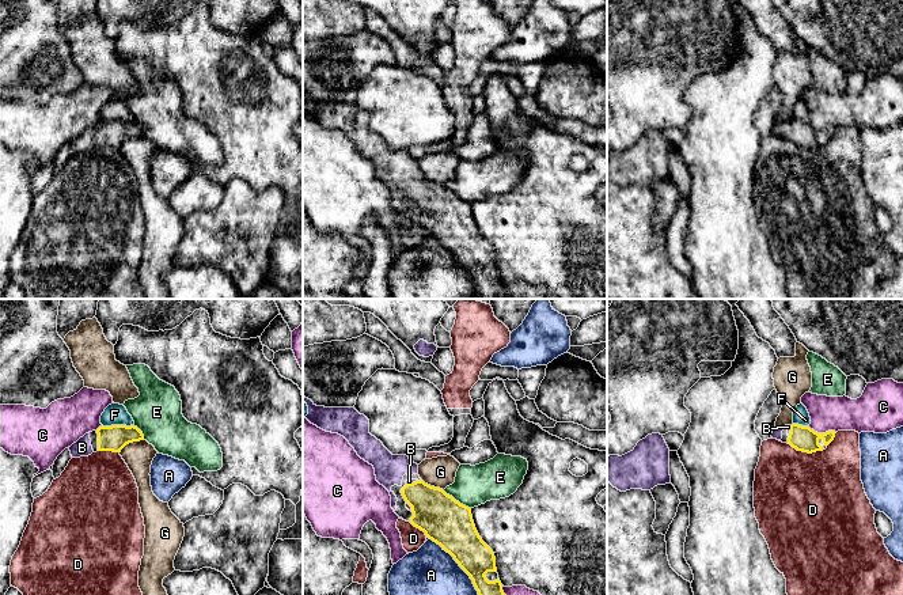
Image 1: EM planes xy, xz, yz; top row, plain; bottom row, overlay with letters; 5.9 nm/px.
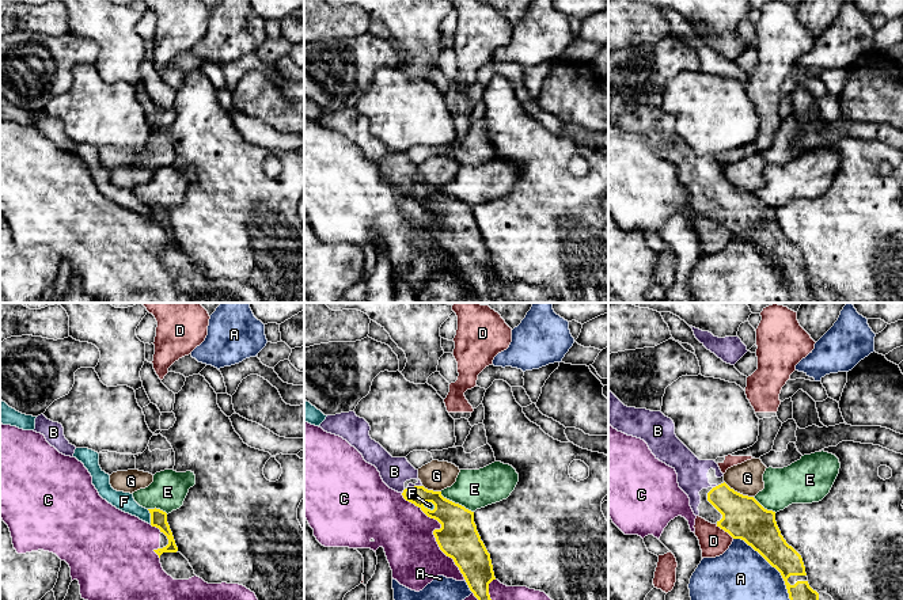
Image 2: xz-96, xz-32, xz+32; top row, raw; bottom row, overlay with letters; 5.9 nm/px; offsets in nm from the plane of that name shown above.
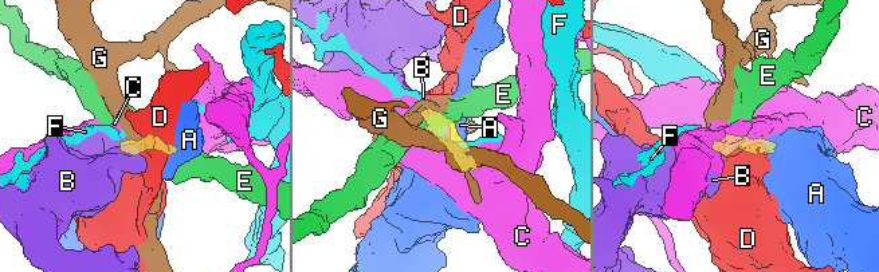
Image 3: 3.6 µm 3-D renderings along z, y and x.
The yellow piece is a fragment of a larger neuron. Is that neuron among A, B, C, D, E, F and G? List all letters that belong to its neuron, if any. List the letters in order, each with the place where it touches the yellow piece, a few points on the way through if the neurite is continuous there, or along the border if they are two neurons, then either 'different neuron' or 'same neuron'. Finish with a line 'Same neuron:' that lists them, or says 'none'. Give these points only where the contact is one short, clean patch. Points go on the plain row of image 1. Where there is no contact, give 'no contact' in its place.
A: meets yellow in xz at (461, 262); different neuron
B: meets yellow in xz at (413, 178); runs through xz (439, 211), (416, 188), (413, 178), (409, 177); same neuron
C: meets yellow in yz at (822, 129); different neuron
D: meets yellow in yz at (805, 147); border along yz (786, 139), (808, 148), (823, 146); different neuron
E: meets yellow in xz at (455, 196); border along xz (443, 186), (470, 204); different neuron
F: meets yellow in xy at (118, 121); border along xy (102, 120), (133, 121); different neuron
G: meets yellow in xy at (131, 137); border along xy (143, 135), (129, 137), (120, 148); different neuron
Same neuron: B

